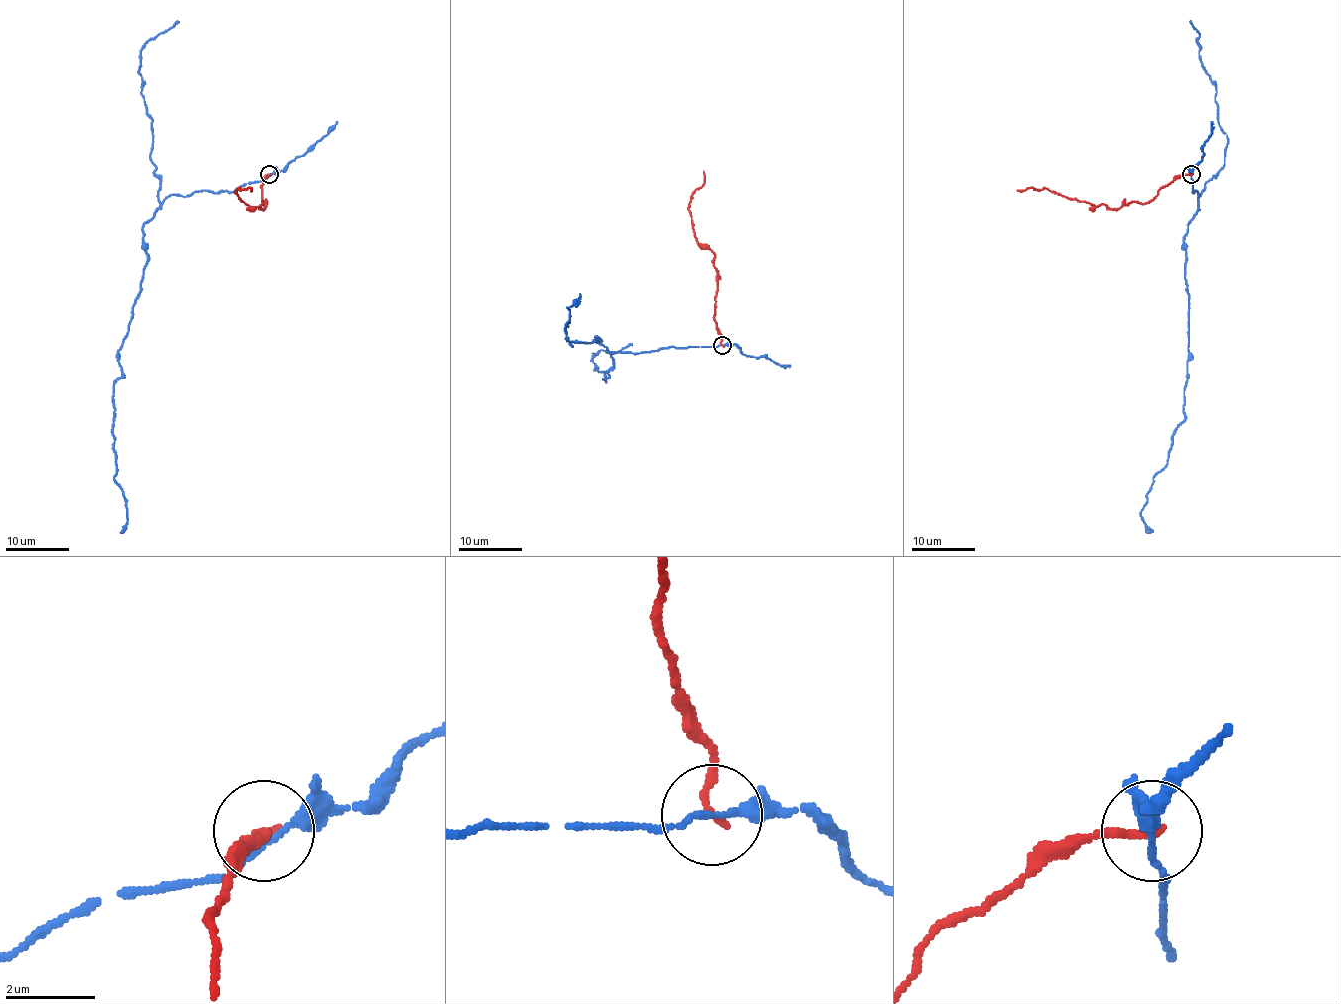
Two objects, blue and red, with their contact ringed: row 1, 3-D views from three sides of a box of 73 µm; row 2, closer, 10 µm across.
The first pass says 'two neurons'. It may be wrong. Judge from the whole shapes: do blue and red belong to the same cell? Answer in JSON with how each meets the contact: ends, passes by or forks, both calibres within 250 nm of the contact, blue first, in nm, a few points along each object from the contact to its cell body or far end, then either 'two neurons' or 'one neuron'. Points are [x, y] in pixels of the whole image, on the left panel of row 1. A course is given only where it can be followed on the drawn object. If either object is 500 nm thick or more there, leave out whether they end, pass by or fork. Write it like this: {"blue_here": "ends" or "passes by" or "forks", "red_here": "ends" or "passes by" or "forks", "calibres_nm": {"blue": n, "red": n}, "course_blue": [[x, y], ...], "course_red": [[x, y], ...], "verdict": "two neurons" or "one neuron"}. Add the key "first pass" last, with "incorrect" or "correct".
{"blue_here": "passes by", "red_here": "ends", "calibres_nm": {"blue": 180, "red": 200}, "course_blue": [[269, 175], [232, 191], [170, 194], [143, 224], [146, 264], [113, 385], [115, 479], [127, 511], [119, 533]], "course_red": [[269, 174], [261, 185], [264, 209], [261, 204], [250, 207], [236, 193], [237, 188], [251, 188], [250, 191]], "verdict": "two neurons", "first pass": "correct"}

